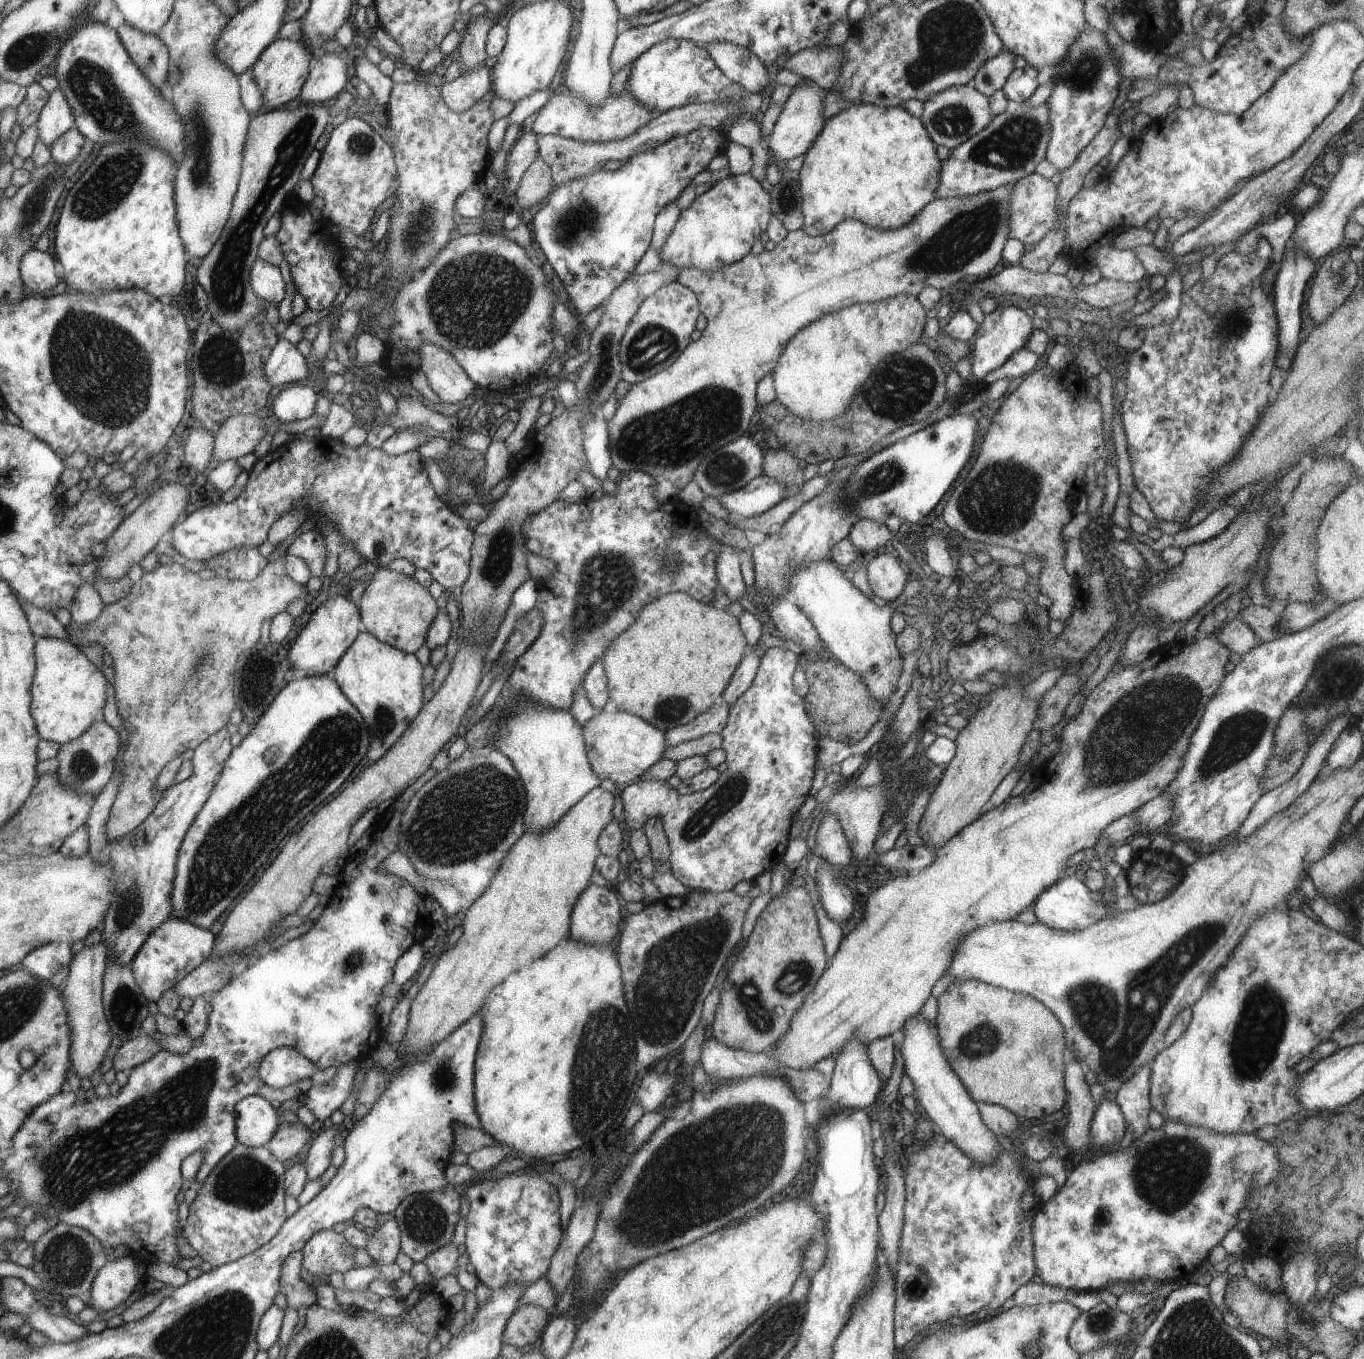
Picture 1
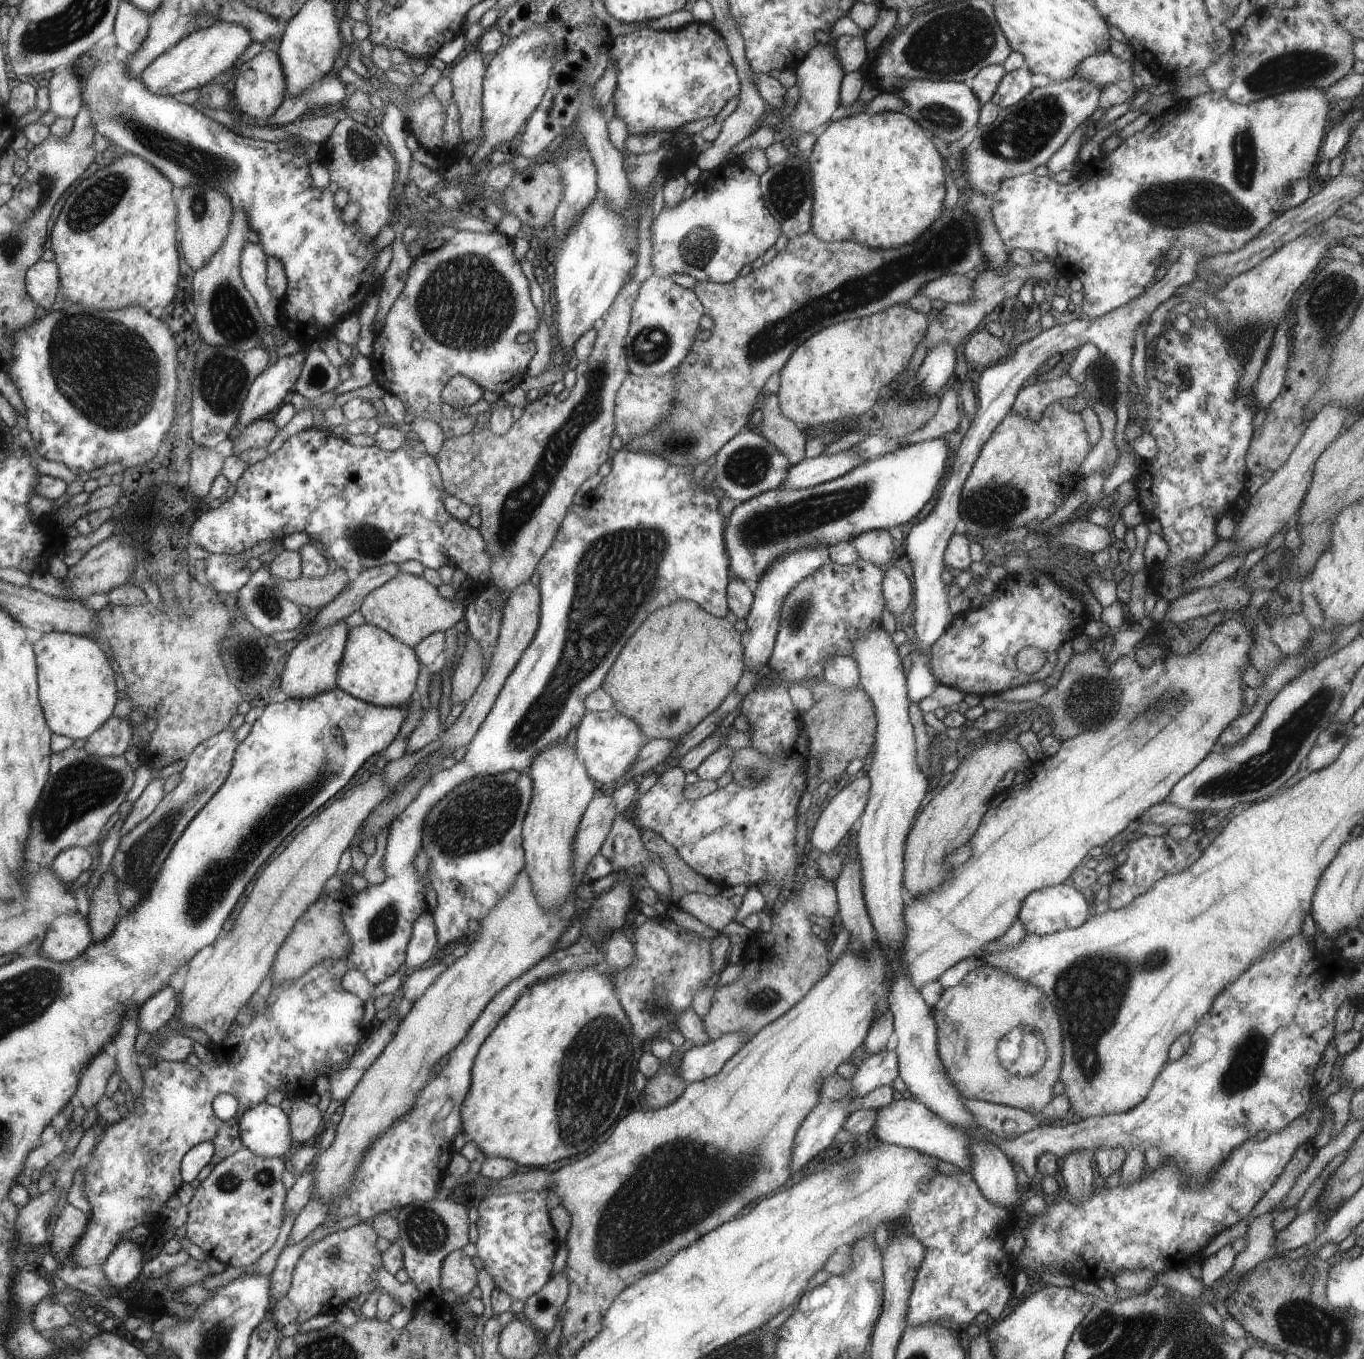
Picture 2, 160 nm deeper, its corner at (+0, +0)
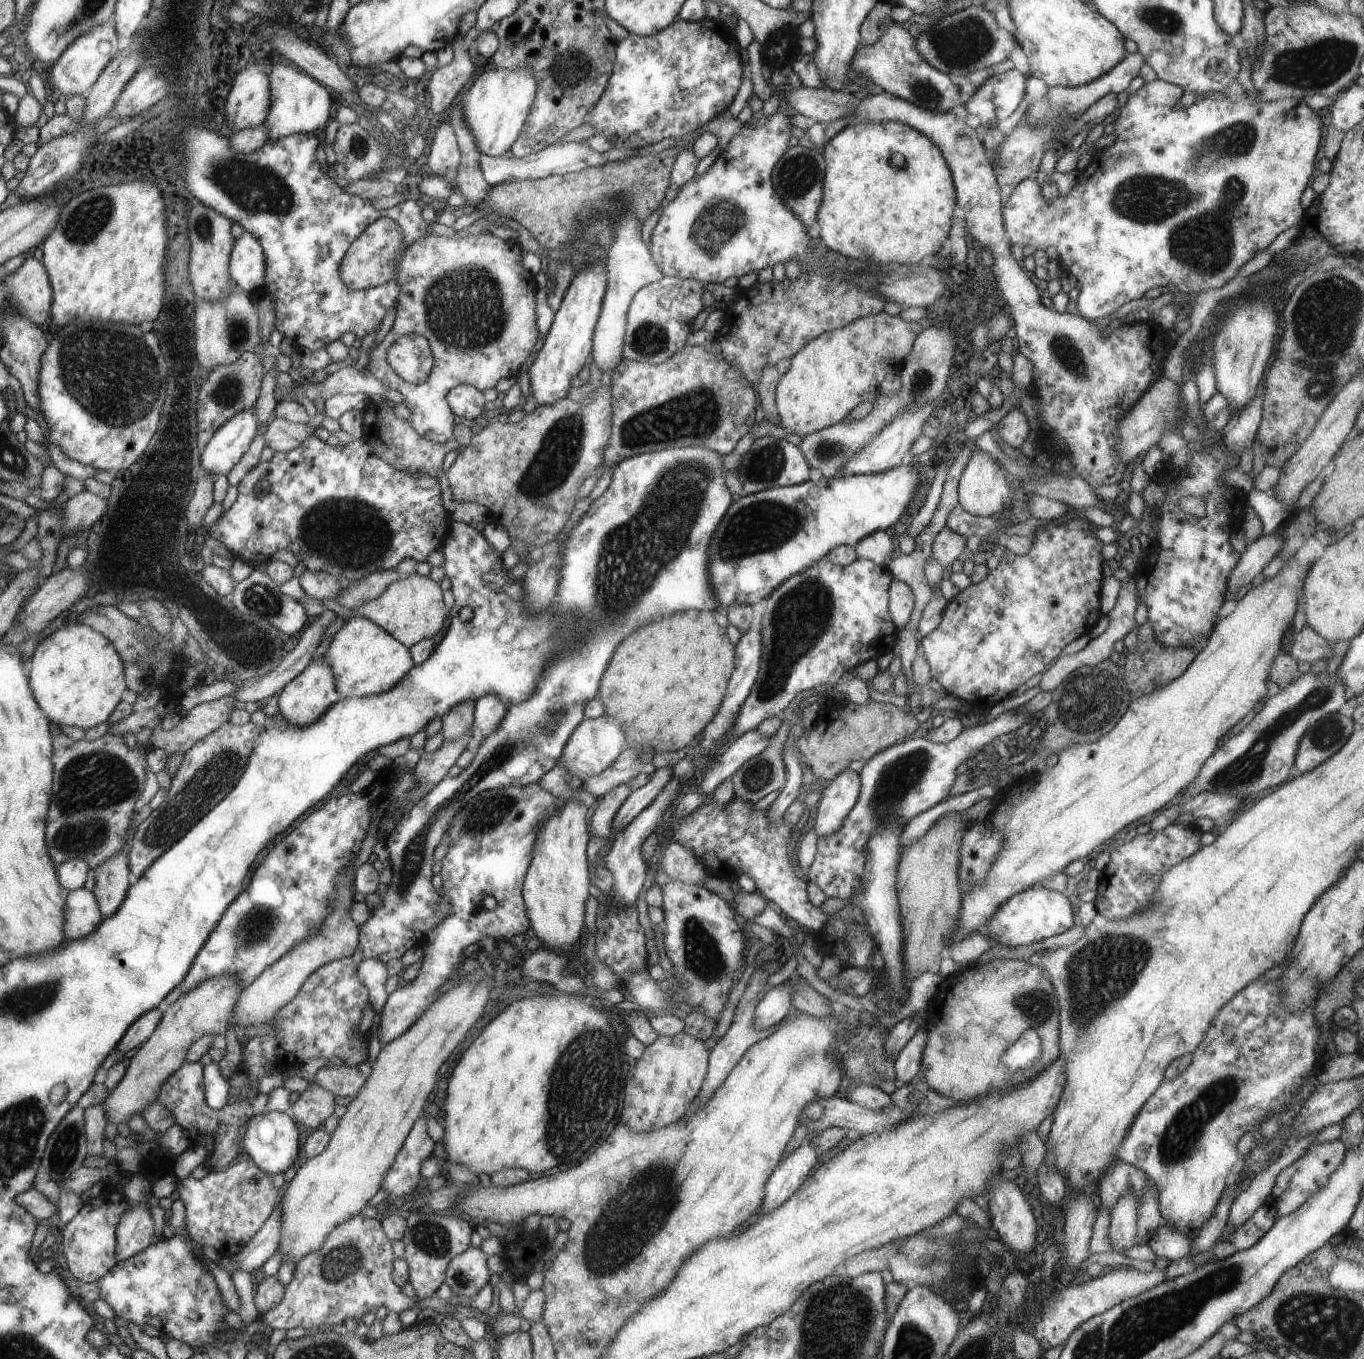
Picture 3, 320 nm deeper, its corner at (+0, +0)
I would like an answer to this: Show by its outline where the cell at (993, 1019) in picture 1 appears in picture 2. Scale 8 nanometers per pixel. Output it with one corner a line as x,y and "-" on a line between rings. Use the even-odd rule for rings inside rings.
984,964
979,965
976,970
972,970
964,976
962,982
958,982
952,988
943,990
938,1003
931,1008
933,1011
934,1021
938,1028
938,1051
948,1078
956,1084
958,1092
964,1099
974,1099
996,1103
1002,1106
1008,1106
1020,1110
1026,1110
1030,1114
1039,1115
1047,1110
1048,1104
1054,1100
1054,1086
1059,1081
1060,1072
1063,1062
1063,1035
1061,1030
1061,1021
1054,1009
1054,1004
1050,998
1042,993
1042,990
1036,986
1030,986
1004,970
992,968
-
1014,1028
1032,1028
1034,1032
1040,1032
1043,1036
1044,1044
1048,1057
1044,1062
1044,1068
1032,1078
1020,1078
1013,1076
1010,1072
1004,1070
998,1059
998,1044
1008,1032

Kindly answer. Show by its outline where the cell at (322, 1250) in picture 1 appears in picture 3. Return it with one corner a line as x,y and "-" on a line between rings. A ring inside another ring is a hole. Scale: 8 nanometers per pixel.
358,1215
337,1226
326,1237
320,1250
307,1254
295,1264
282,1302
260,1318
273,1329
287,1331
297,1326
317,1326
322,1327
321,1331
332,1331
327,1327
344,1325
348,1318
354,1318
359,1324
364,1314
376,1313
380,1306
385,1306
390,1313
413,1309
418,1304
418,1298
405,1296
393,1281
393,1262
392,1242
380,1221

